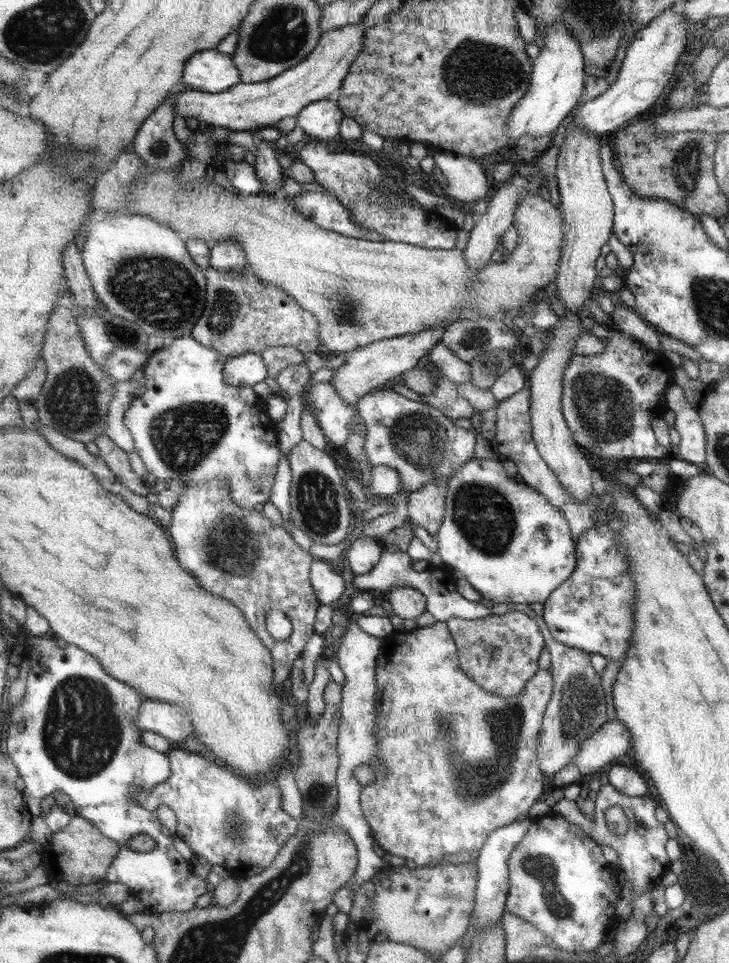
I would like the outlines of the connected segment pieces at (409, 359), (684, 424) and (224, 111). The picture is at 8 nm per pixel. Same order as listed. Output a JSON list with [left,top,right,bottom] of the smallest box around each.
[[330,326,446,405],[666,383,706,469],[168,23,367,132]]

